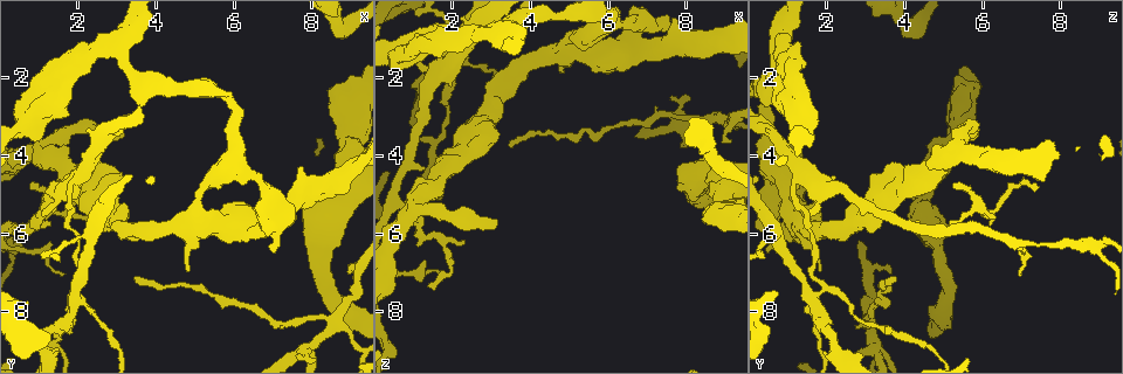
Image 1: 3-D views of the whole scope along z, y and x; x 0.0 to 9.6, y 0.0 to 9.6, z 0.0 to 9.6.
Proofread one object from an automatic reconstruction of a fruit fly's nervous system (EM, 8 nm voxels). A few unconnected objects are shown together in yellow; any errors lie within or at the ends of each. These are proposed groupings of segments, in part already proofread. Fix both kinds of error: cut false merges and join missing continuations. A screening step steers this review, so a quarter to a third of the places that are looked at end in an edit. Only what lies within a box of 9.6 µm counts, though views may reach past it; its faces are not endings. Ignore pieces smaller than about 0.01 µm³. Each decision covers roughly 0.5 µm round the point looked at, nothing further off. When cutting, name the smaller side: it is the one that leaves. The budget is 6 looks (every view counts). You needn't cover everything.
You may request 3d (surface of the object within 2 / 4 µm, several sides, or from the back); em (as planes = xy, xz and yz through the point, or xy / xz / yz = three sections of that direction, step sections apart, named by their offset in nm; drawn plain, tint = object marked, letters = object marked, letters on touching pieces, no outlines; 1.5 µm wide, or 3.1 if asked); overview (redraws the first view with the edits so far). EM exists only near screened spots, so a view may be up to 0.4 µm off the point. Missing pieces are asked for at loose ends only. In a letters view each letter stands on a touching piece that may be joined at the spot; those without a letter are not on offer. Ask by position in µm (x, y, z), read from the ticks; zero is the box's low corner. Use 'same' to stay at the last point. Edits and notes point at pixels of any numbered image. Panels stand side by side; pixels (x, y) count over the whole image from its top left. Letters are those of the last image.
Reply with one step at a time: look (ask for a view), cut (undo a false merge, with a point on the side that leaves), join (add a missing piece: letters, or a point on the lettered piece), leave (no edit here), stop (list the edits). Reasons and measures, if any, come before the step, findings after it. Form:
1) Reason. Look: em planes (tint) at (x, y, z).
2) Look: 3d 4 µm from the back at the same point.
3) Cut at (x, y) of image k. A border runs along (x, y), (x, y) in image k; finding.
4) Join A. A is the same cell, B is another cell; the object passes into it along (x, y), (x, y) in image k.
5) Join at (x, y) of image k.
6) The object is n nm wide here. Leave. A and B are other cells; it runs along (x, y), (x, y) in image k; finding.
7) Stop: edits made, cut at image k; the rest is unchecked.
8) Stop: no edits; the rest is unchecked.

Tapers out. Look: em planes (letters) at (1.40, 4.80, 7.30).

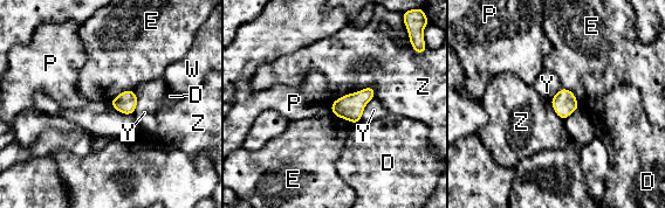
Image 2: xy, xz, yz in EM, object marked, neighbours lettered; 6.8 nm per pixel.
Leave. D, E, P, W, Y and Z are other cells; a border runs along (375, 89), (363, 88), (334, 101) in image 2; no lettered piece goes on from it.

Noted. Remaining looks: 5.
Tapers out. Look: 3d 4 µm from the back at (7.65, 9.20, 2.45).

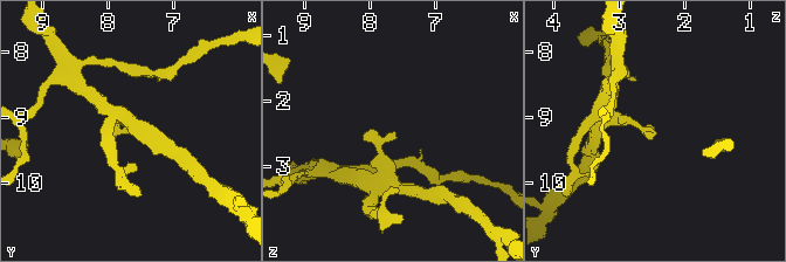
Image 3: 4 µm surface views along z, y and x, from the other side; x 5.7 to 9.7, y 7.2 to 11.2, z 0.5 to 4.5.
Look: em yz step 8 (letters) at (7.60, 9.15, 2.50).

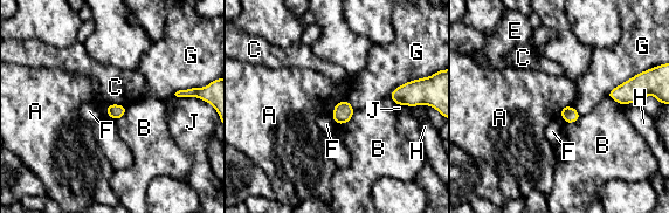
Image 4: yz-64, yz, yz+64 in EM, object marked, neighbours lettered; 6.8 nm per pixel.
Look: em planes (letters) at the same point.

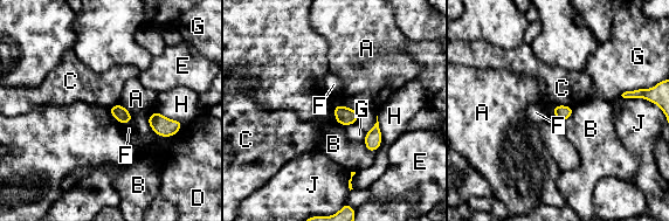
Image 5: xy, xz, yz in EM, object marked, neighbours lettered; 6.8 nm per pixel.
Leave. A, B, C, D, E, F, G, H and J are other cells; a border runs along (572, 106), (556, 105), (552, 109) in image 5; none of them fits.

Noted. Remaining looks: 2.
Touches itself. Look: em xy step 8 (tint) at (6.55, 4.50, 0.65).

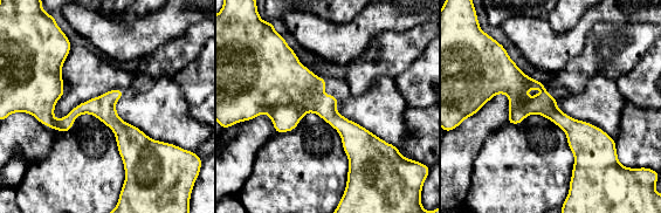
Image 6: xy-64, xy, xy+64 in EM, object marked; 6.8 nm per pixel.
Cut it another way. Look: em planes (letters) at the same point.

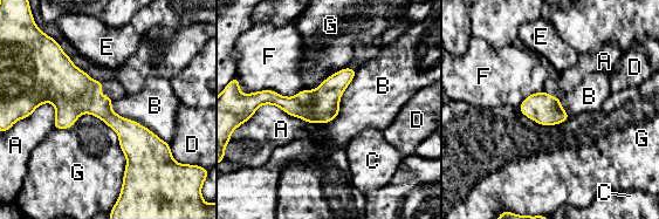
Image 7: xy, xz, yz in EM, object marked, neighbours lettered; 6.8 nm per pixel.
Leave. A, B, C, D, E, F and G are other cells; continuous, no second cell.

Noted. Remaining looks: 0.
Stop: no edits; the rest is unchecked.

